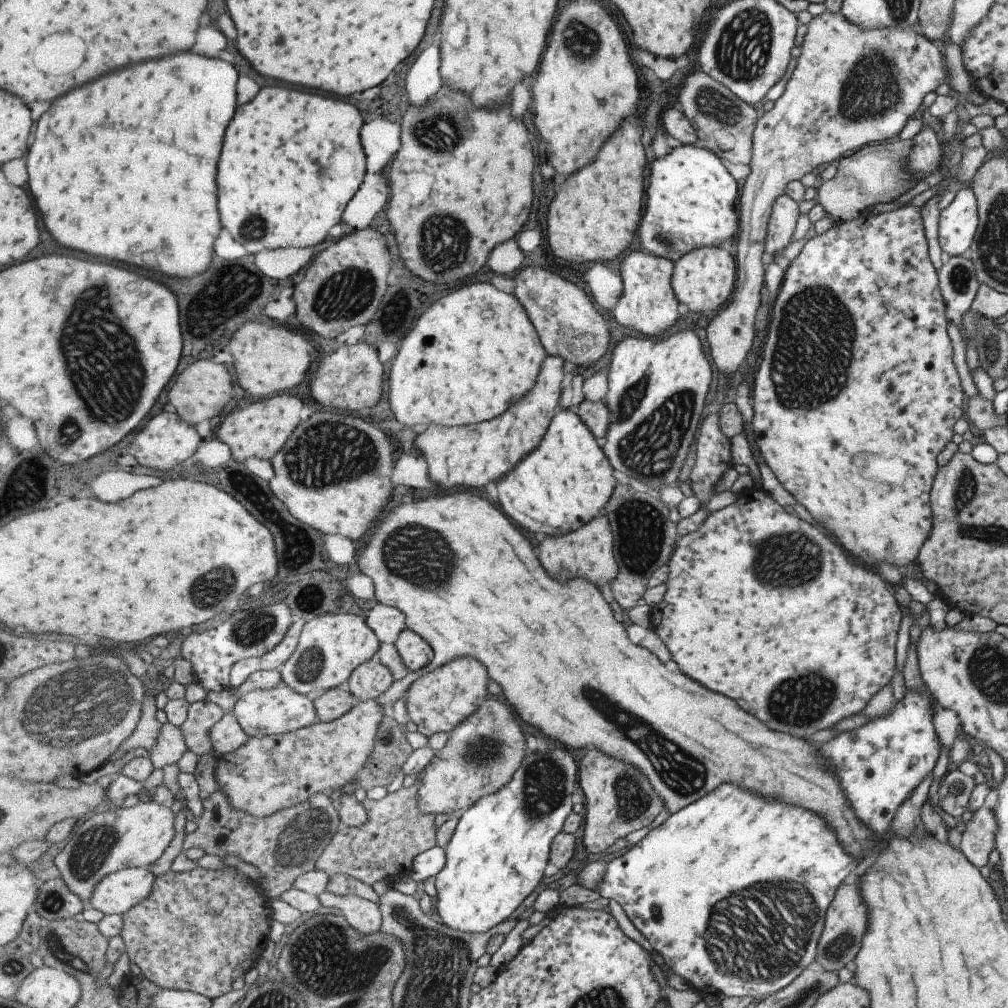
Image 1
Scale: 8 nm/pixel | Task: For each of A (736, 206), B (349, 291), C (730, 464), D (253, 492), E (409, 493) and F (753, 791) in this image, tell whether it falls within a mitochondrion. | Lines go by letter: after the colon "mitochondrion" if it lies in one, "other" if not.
A: other
B: mitochondrion
C: other
D: other
E: other
F: other

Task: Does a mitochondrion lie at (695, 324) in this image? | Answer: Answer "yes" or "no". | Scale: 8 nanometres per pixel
no

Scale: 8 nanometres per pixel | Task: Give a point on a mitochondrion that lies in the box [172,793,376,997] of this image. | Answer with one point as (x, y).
(306, 830)

